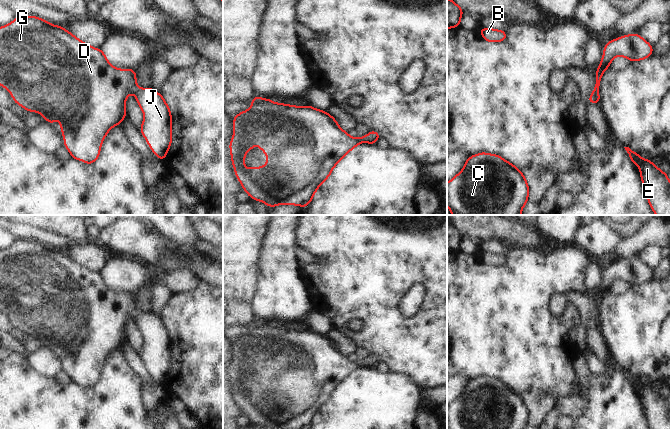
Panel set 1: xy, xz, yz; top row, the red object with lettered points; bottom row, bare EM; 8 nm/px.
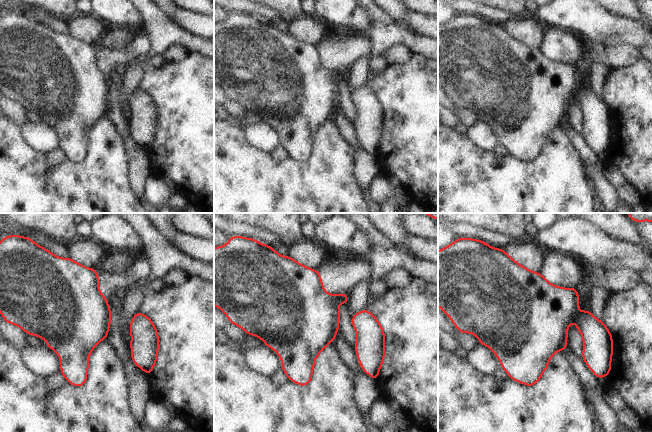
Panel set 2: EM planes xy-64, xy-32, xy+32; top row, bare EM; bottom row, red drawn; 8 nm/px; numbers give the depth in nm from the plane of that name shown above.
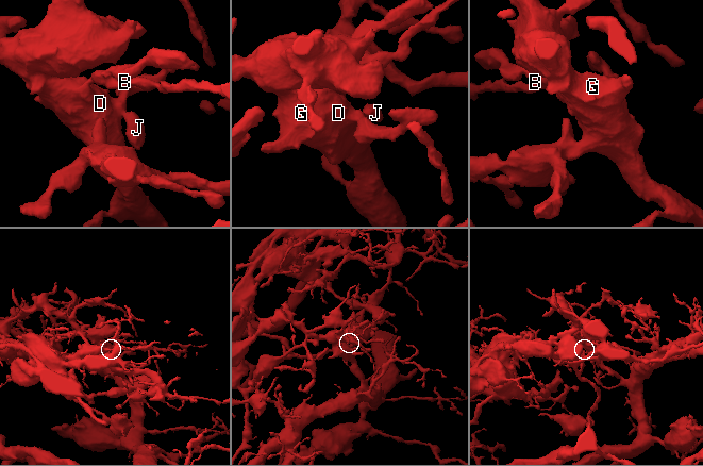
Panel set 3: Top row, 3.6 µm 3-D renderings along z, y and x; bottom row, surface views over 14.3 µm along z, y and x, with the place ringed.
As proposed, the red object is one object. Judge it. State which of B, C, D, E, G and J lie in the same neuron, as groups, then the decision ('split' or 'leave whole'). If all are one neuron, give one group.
B C D E G J | leave whole

